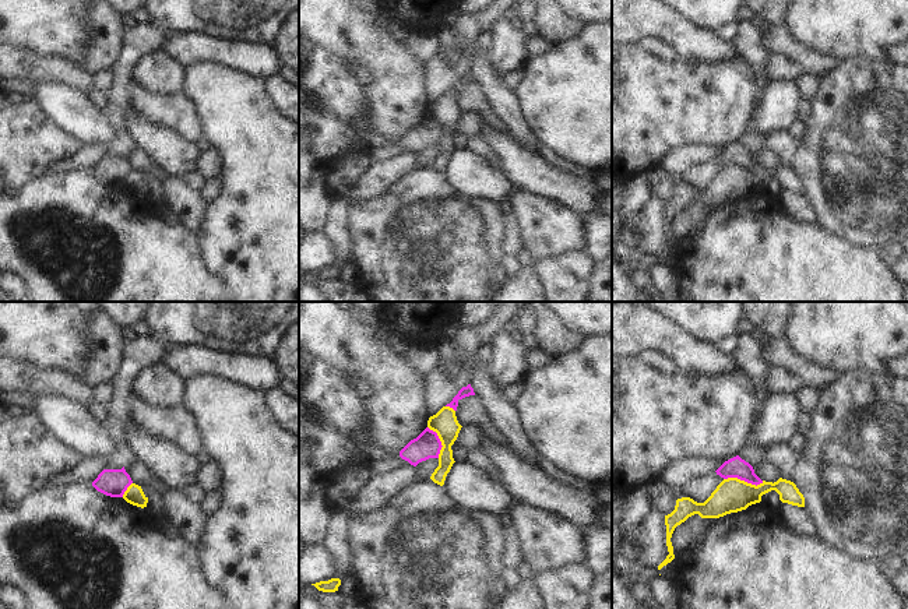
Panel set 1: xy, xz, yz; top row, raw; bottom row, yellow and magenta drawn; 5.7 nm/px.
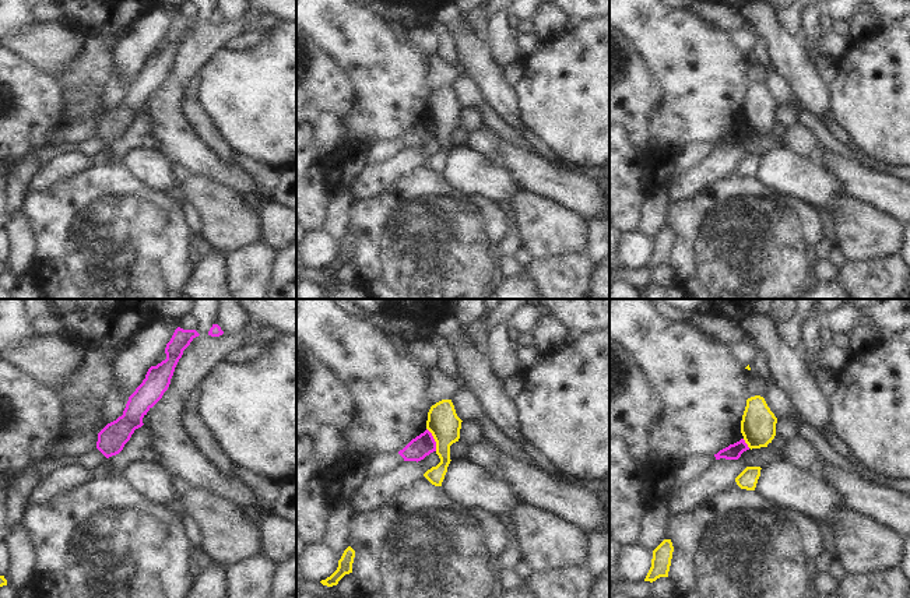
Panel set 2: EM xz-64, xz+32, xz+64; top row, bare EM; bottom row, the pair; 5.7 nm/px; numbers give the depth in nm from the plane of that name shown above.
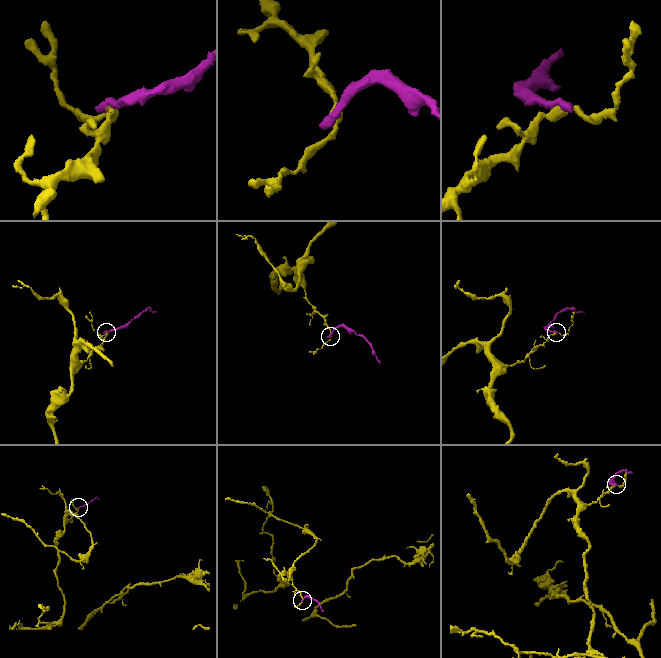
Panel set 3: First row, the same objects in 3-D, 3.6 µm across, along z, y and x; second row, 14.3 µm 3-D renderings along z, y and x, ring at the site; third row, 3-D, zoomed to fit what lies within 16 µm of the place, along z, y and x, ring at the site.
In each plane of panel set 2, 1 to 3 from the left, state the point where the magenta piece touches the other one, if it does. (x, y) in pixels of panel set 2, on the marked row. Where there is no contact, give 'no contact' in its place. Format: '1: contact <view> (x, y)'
1: no contact
2: contact xz+32 (434, 438)
3: contact xz+64 (745, 442)

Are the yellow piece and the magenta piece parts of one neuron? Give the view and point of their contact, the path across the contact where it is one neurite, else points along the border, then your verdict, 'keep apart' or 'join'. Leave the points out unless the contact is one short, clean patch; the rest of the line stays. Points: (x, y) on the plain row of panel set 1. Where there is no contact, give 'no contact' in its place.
meets yellow in yz at (743, 168); border along yz (724, 165), (739, 165), (756, 172), (763, 169); keep apart

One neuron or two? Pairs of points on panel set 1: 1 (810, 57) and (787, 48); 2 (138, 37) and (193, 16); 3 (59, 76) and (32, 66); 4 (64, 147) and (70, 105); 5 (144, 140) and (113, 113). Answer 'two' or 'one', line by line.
1: one
2: two
3: one
4: two
5: two

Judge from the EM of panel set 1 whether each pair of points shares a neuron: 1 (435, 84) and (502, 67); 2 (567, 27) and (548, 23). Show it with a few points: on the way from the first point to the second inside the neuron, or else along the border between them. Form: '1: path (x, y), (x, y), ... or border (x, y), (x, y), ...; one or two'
1: border (489, 32), (489, 50), (485, 55); two
2: path (563, 27), (552, 24); one

